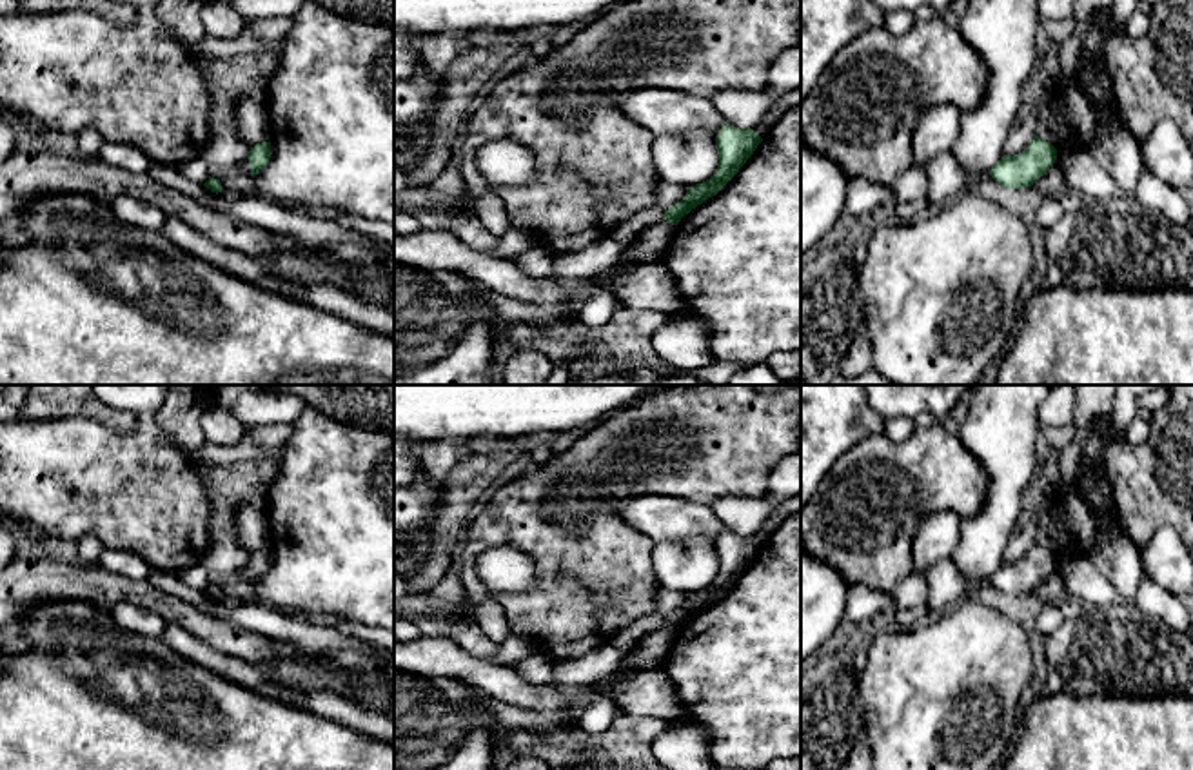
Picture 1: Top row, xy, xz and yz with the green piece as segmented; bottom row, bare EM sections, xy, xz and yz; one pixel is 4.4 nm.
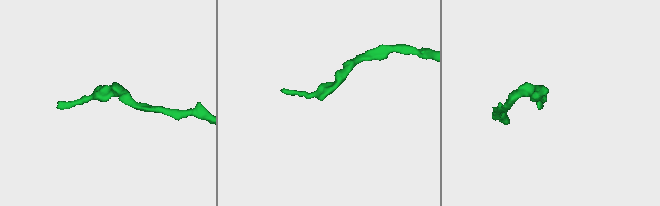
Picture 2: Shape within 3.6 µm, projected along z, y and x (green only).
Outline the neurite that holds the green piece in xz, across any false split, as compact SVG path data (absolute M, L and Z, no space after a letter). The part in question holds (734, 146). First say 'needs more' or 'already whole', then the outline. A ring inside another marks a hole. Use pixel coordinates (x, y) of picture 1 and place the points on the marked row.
already whole | M723 123L715 134L719 154L715 173L706 182L688 187L685 198L665 211L663 220L677 225L685 214L715 196L739 173L761 142L763 138L754 129Z

